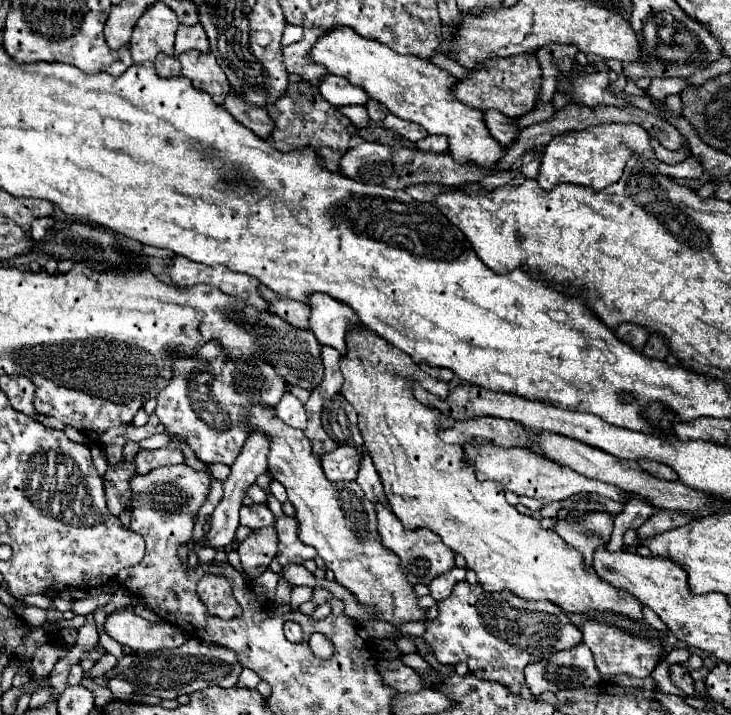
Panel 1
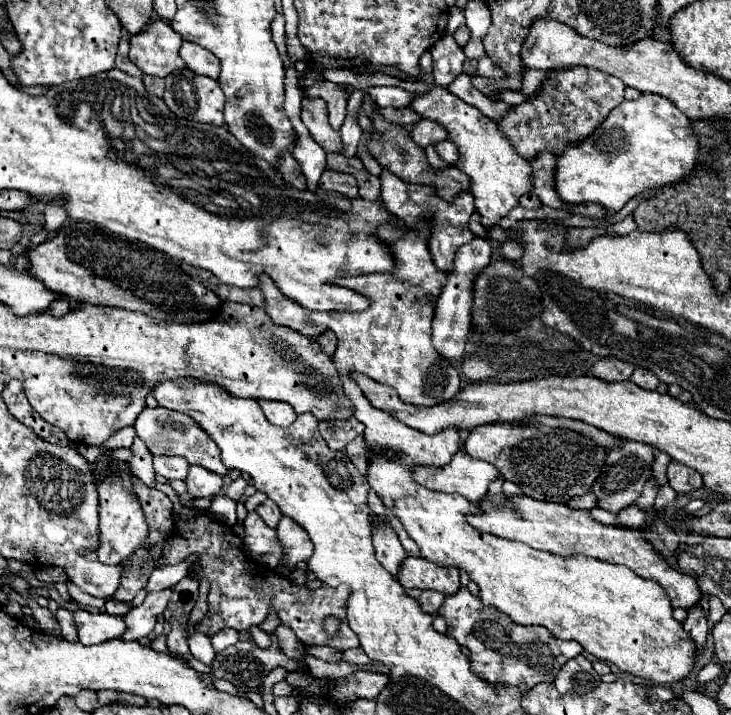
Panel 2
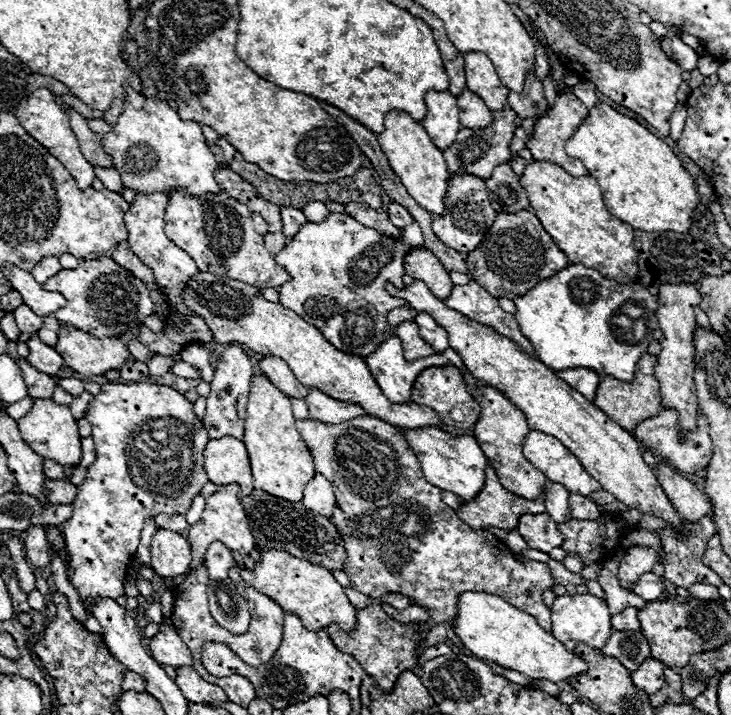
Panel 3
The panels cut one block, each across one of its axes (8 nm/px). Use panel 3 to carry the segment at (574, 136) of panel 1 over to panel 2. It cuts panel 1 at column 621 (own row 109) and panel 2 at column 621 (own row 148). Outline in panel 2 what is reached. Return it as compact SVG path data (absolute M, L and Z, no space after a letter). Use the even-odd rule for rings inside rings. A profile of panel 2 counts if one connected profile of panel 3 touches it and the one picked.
M642 94L638 100L624 100L610 116L600 124L600 128L588 136L588 140L568 146L562 156L558 156L556 168L556 190L560 198L568 204L598 202L610 212L620 212L624 204L648 190L672 186L676 182L692 176L698 164L698 138L692 130L692 122L662 96Z

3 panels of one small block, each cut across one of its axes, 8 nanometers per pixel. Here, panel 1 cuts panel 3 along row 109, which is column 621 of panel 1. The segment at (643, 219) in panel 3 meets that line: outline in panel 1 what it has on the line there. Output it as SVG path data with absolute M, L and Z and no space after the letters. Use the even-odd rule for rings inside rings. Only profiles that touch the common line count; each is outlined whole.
M352 328L352 330L350 330L350 334L348 334L348 354L340 360L340 370L342 370L342 374L344 374L342 394L344 394L344 398L346 398L346 400L356 408L356 412L358 412L358 428L360 428L360 432L362 432L362 436L364 436L364 448L368 450L368 454L370 454L372 460L374 460L376 470L380 472L380 480L382 480L382 484L384 484L384 492L386 492L386 500L388 500L388 504L390 504L390 510L400 518L400 522L404 524L404 528L408 528L408 530L414 530L414 528L428 528L428 530L436 532L448 548L452 548L454 552L458 552L458 554L462 554L462 556L466 558L468 568L474 570L474 572L478 574L478 582L482 584L482 588L484 588L486 592L510 590L510 592L514 592L514 594L518 594L518 596L522 596L522 598L530 598L530 600L544 600L544 598L546 598L546 600L552 600L554 604L558 604L558 606L560 606L562 610L566 610L566 612L588 614L590 610L612 610L612 612L618 612L618 614L624 614L624 616L628 616L628 618L636 618L636 620L644 622L644 620L642 620L642 604L640 604L632 594L622 592L622 590L618 590L618 588L614 588L614 586L608 586L604 580L598 578L598 574L594 572L594 568L582 566L582 554L580 554L576 548L568 546L554 530L544 530L536 518L526 516L526 514L520 514L514 506L510 506L510 504L506 502L506 498L504 498L504 486L502 486L502 484L498 484L498 482L480 482L480 480L474 476L472 466L464 462L464 448L462 448L462 446L444 444L444 442L440 440L440 436L438 436L438 426L448 426L448 424L450 424L448 416L444 416L442 412L430 412L430 408L422 406L422 404L412 396L412 390L410 390L410 382L408 382L408 380L420 380L422 386L424 386L426 390L430 390L432 394L436 394L436 396L440 396L440 398L446 398L446 394L448 394L448 384L446 384L444 380L436 380L436 378L428 376L416 362L412 362L412 358L410 358L408 354L404 354L404 352L398 348L392 346L383 338L380 338L380 336L376 336L374 332L366 332L364 328Z

